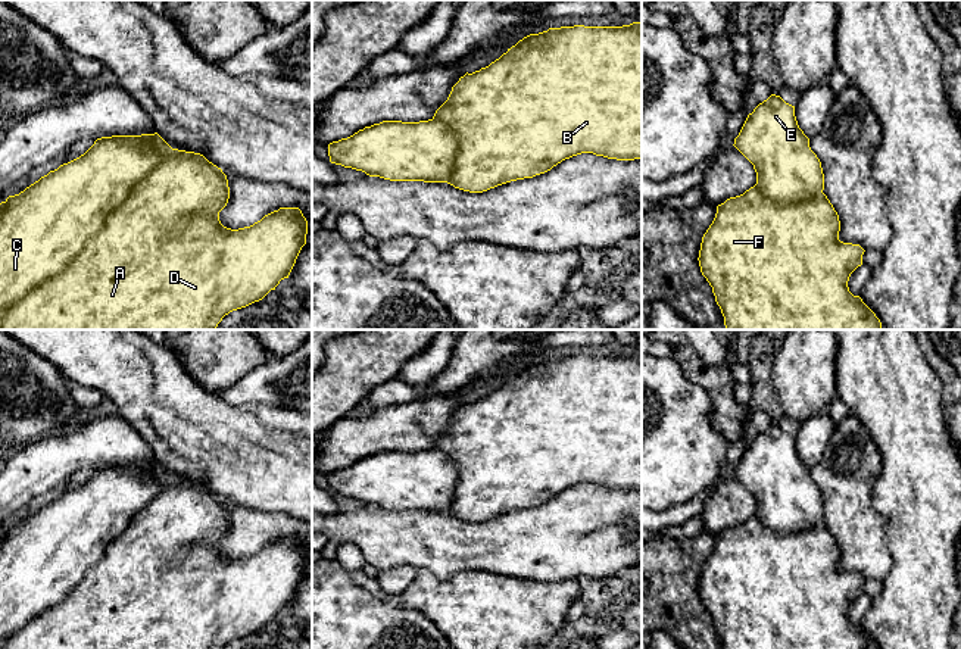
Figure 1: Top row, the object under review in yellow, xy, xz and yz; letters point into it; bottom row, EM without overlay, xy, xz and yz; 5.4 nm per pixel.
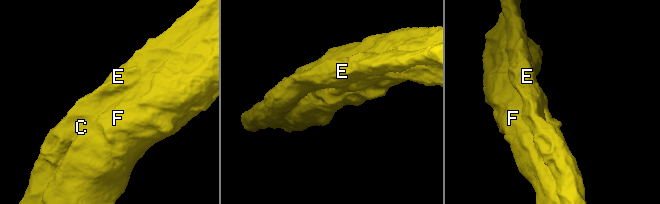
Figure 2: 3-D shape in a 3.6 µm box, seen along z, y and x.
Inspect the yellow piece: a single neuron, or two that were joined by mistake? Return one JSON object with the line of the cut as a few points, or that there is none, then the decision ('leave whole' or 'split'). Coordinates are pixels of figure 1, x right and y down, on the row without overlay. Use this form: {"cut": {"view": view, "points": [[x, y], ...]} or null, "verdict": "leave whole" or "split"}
{"cut": null, "verdict": "leave whole"}

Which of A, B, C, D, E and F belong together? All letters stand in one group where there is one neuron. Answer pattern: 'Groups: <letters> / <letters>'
Groups: A B C D E F

